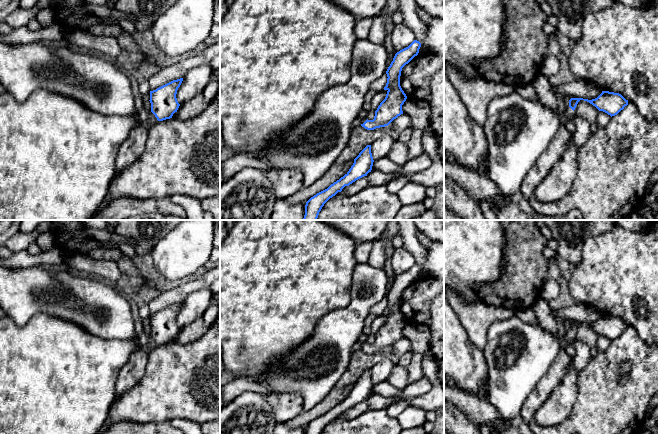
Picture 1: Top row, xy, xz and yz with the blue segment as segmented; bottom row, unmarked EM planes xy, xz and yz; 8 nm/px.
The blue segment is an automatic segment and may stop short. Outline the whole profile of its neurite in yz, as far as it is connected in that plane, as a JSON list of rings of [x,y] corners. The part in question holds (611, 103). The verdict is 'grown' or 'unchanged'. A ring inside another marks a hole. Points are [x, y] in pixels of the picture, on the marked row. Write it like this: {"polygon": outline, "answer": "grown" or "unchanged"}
{"polygon": [[[602,91],[602,93],[595,99],[588,100],[583,98],[571,98],[569,100],[569,106],[565,110],[565,117],[567,119],[572,119],[574,117],[574,110],[580,100],[584,100],[595,106],[599,111],[603,111],[608,115],[615,116],[625,106],[628,105],[628,100],[626,100],[621,94]]], "answer": "grown"}

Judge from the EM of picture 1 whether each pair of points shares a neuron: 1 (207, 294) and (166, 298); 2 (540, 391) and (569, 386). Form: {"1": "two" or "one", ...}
{"1": "two", "2": "two"}

